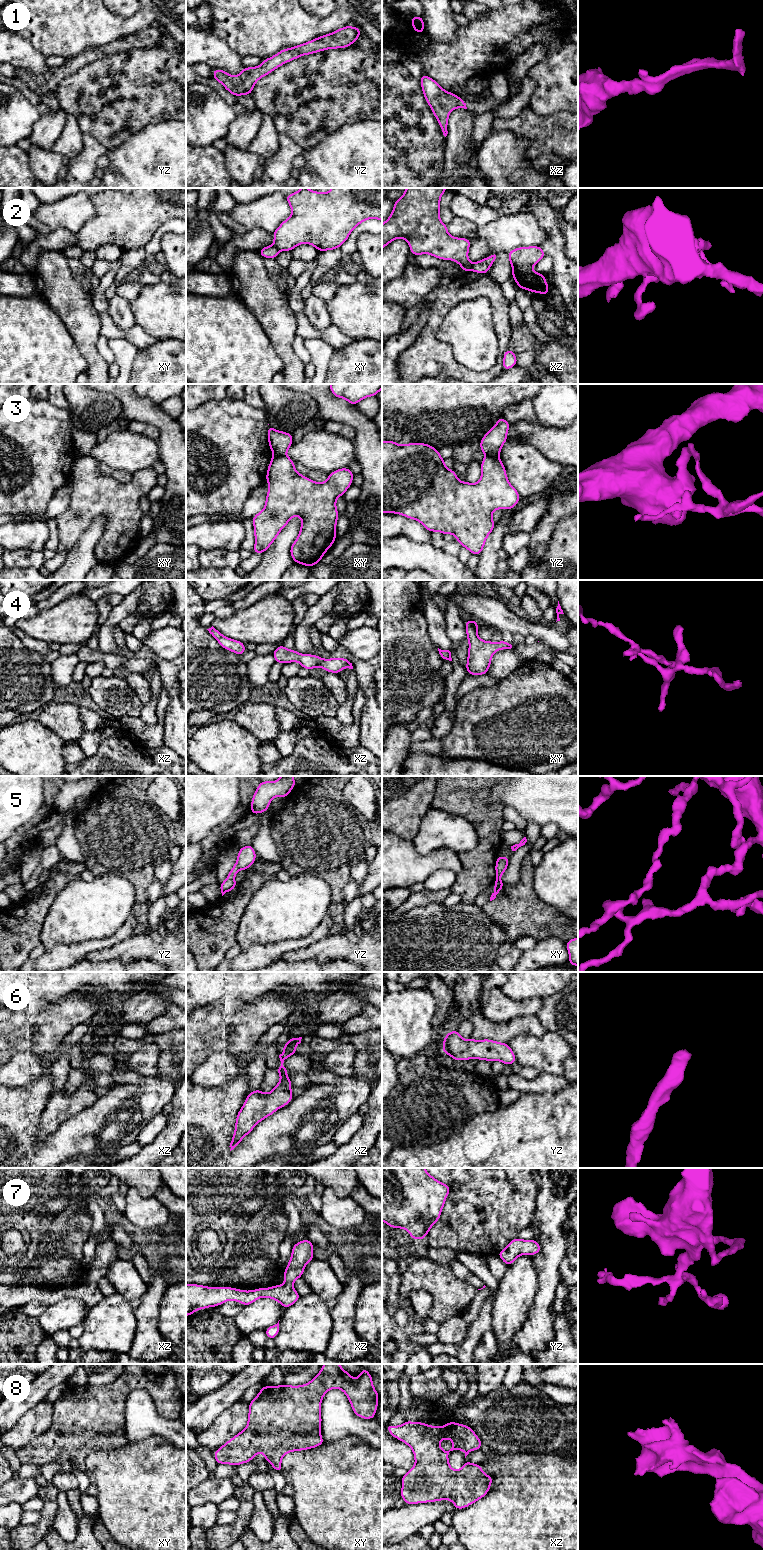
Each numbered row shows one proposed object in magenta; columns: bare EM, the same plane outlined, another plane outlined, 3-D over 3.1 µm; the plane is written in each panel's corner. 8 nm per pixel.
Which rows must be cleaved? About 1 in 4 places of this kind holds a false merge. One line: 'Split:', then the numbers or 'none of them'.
Split: 2, 3

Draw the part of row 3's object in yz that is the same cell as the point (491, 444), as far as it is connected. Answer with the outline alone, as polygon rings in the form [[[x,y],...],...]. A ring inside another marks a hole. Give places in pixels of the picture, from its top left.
[[[500,417],[493,428],[484,435],[480,441],[480,450],[485,456],[499,456],[502,446],[507,441],[510,425],[503,417]]]

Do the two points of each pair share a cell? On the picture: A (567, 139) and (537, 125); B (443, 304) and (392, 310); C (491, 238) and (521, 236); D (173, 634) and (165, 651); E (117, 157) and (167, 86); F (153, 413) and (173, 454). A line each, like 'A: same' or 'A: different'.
A: same
B: different
C: same
D: same
E: different
F: same

